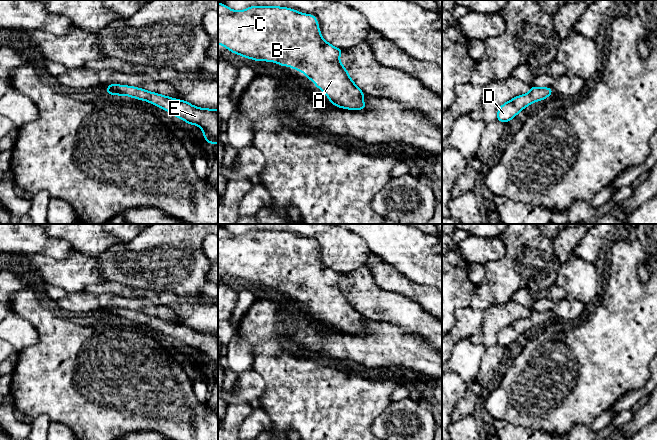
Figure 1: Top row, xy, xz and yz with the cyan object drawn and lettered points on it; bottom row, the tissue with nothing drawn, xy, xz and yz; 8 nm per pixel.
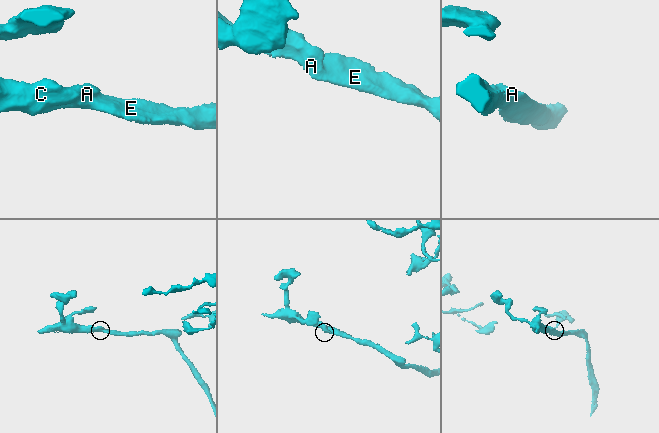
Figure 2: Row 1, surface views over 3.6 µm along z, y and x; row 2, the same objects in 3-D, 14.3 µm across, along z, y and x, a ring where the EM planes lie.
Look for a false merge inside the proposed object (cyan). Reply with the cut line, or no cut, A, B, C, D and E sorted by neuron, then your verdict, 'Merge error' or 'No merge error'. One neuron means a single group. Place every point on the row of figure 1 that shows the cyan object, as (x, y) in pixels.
No split. Groups: A B C D E. No merge error

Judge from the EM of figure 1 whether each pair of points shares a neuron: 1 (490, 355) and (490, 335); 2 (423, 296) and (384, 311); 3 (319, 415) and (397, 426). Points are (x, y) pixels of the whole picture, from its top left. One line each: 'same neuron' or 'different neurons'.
1: different neurons
2: different neurons
3: different neurons

